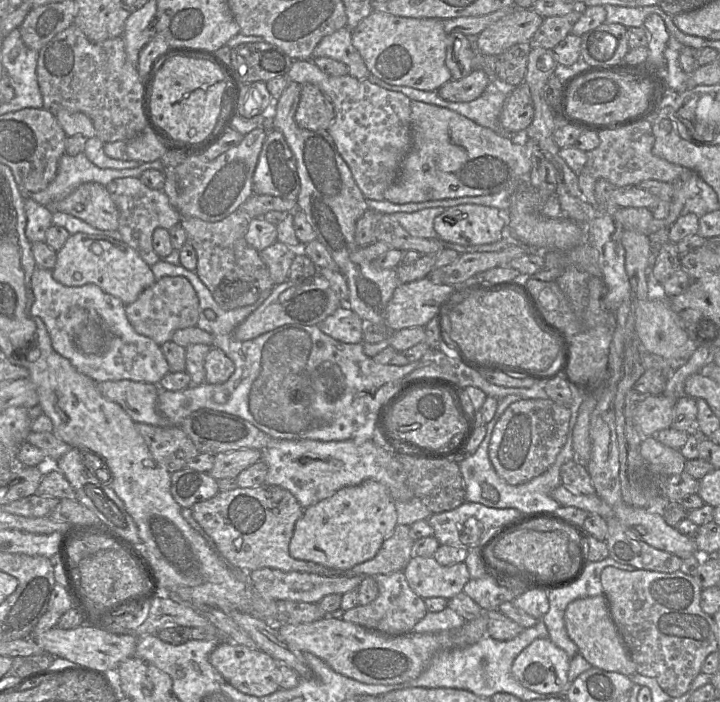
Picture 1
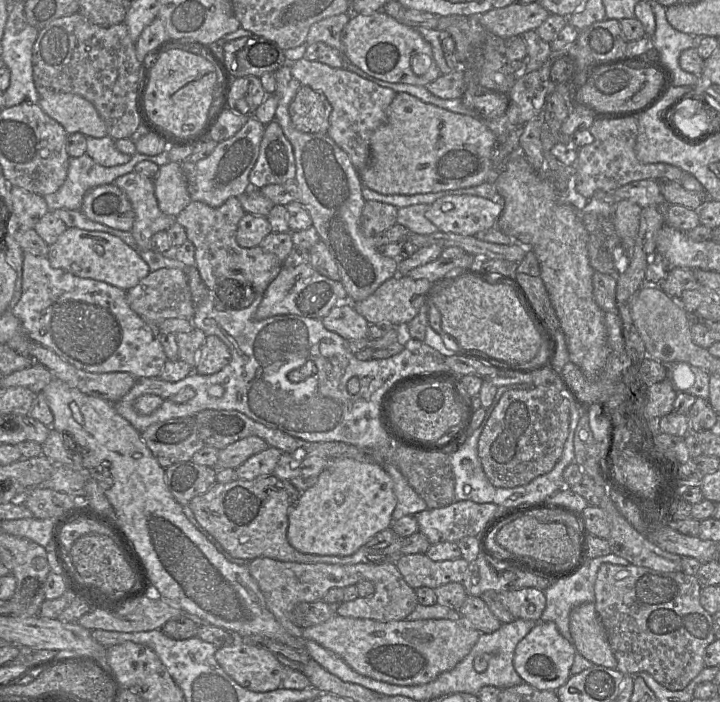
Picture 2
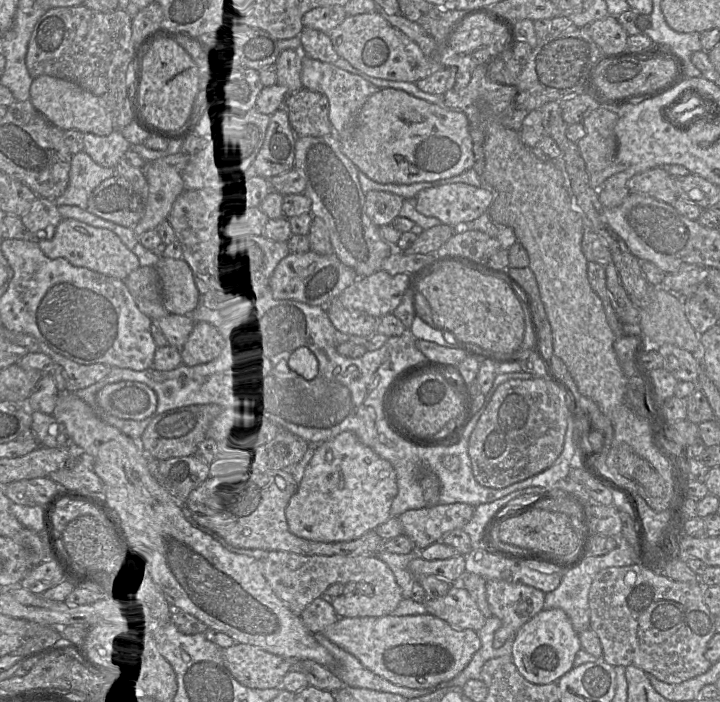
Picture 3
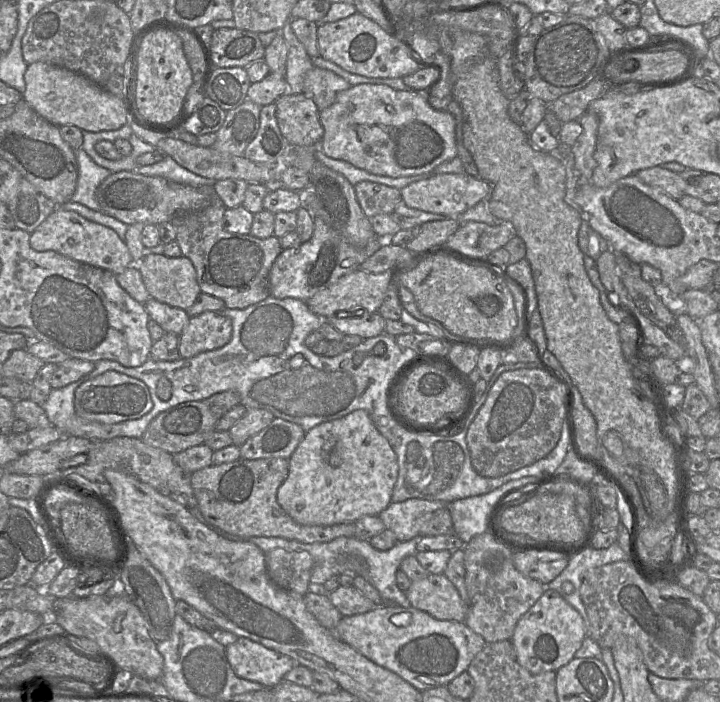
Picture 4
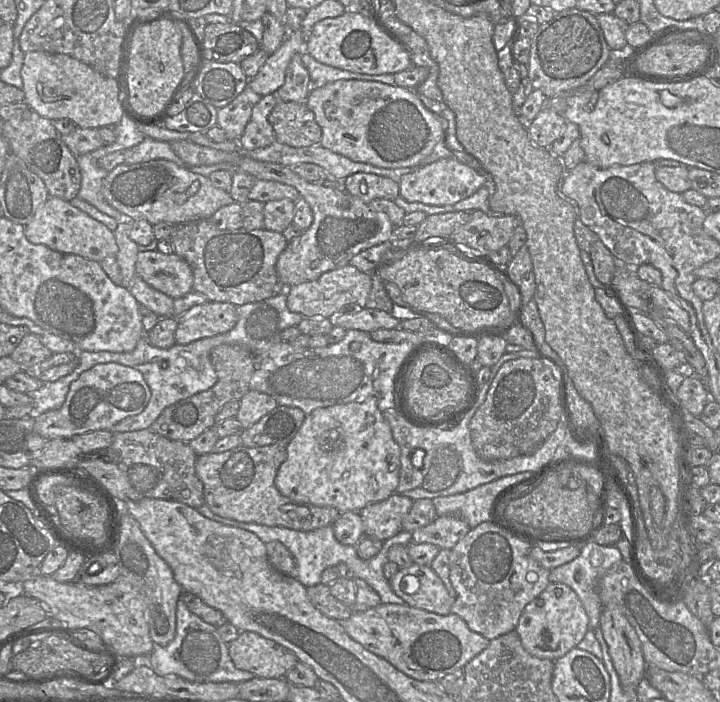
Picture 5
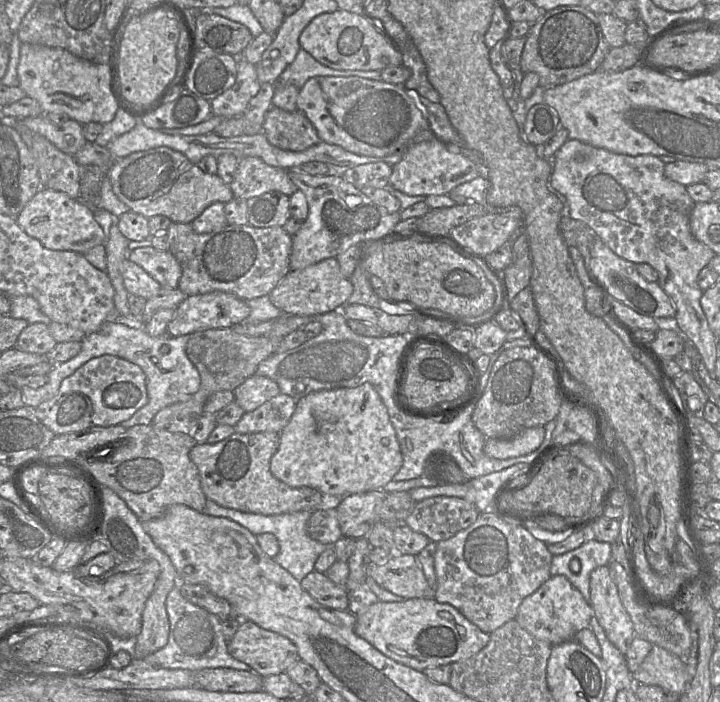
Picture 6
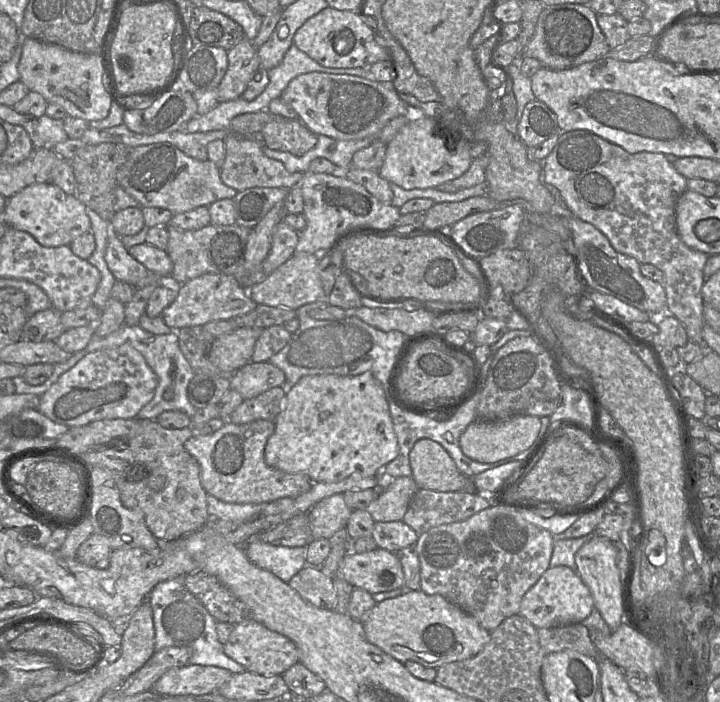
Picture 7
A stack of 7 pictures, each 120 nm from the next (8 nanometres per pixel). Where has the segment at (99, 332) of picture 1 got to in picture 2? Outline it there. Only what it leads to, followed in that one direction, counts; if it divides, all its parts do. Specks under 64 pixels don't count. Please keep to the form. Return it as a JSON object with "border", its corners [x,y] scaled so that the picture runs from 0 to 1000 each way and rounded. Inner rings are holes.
{"border":[[[33,358],[32,363],[29,425],[15,446],[28,457],[32,473],[42,484],[71,497],[94,517],[121,530],[174,530],[189,538],[214,538],[222,536],[233,513],[221,483],[219,464],[204,460],[181,439],[176,415],[74,382],[65,366],[39,358]]]}

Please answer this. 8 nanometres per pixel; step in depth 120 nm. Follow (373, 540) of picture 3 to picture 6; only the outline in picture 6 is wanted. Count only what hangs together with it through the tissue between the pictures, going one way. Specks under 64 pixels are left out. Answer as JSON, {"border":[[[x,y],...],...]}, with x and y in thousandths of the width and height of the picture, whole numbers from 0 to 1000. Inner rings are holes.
{"border":[[[326,615],[297,632],[272,631],[264,642],[264,652],[276,670],[286,708],[313,724],[369,735],[436,729],[454,719],[457,712],[442,698],[431,694],[404,695],[379,678],[375,657],[388,631],[388,618],[382,615]]]}

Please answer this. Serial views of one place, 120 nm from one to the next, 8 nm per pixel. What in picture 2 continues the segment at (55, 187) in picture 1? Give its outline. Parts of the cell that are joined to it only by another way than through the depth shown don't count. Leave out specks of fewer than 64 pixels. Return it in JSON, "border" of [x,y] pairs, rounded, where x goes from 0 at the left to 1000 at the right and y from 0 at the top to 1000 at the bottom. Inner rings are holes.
{"border":[[[231,207],[231,214],[219,221],[210,222],[189,217],[179,231],[156,238],[144,238],[136,234],[119,218],[110,224],[97,224],[93,252],[88,264],[78,274],[68,275],[60,279],[60,282],[69,301],[76,301],[79,298],[113,299],[115,281],[121,272],[139,264],[158,261],[164,252],[186,244],[189,234],[196,229],[207,228],[217,232],[219,236],[232,234],[236,231],[233,214],[235,208]]]}

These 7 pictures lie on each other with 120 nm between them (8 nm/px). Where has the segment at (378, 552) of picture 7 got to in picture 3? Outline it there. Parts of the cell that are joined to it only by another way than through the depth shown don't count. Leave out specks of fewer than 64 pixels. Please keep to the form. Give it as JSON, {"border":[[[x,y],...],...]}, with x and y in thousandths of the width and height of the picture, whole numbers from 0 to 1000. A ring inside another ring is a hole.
{"border":[[[631,832],[618,849],[592,853],[589,862],[593,873],[636,896],[665,899],[675,887],[676,880],[639,832]]]}

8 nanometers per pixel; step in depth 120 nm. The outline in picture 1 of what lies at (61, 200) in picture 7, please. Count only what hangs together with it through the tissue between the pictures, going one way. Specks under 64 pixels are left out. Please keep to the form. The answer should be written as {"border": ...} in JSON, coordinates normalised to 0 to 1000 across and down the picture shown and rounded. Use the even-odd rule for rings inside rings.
{"border":[[[107,330],[99,333],[78,360],[79,370],[72,392],[79,402],[96,409],[132,405],[174,434],[189,429],[203,410],[218,400],[210,380],[182,350],[153,336]]]}

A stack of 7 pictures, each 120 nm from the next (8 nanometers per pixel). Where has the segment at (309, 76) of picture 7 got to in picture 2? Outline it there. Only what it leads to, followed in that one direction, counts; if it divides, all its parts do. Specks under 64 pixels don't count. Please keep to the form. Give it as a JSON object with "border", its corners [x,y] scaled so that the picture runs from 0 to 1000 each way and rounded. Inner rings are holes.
{"border":[[[554,131],[536,157],[535,174],[514,197],[514,231],[500,246],[500,255],[506,265],[533,278],[604,275],[686,261],[683,217],[688,201],[686,189],[669,170],[631,161]]]}

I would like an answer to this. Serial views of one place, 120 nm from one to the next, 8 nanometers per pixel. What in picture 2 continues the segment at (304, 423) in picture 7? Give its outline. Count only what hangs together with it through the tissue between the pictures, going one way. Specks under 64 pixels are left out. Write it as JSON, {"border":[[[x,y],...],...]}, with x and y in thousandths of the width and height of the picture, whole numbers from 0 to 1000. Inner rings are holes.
{"border":[[[479,651],[458,654],[440,687],[418,702],[413,719],[403,728],[399,768],[407,781],[422,789],[485,792],[524,759],[543,751],[550,718],[546,684],[531,664]]]}

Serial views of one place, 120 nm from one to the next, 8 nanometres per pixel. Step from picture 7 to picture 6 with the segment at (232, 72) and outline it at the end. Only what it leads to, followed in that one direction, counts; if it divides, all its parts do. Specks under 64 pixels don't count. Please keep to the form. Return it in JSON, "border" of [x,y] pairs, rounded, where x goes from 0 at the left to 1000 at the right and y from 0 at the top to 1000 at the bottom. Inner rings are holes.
{"border":[[[336,78],[328,81],[329,107],[325,121],[292,144],[294,162],[321,168],[338,165],[349,142],[361,127],[356,94],[340,85]]]}

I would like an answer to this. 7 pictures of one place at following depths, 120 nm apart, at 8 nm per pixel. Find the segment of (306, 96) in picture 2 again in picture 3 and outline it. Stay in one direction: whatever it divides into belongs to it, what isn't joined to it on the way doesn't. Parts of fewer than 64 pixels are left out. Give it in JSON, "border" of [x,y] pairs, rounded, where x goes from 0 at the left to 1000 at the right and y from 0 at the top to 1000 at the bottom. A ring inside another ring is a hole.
{"border":[[[417,127],[396,140],[392,152],[413,195],[460,191],[454,141],[442,131]]]}

